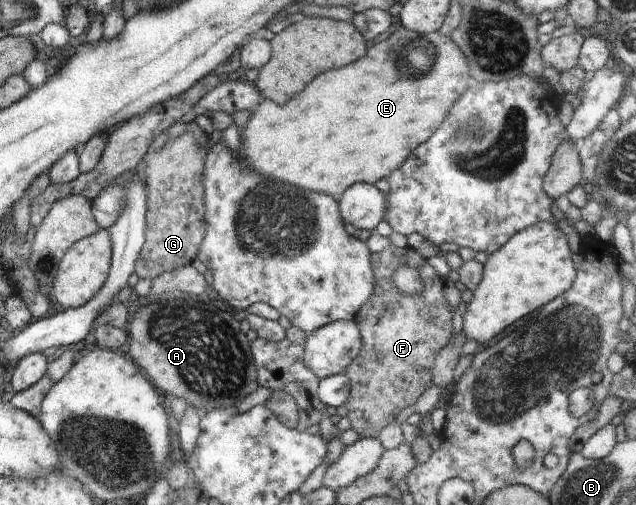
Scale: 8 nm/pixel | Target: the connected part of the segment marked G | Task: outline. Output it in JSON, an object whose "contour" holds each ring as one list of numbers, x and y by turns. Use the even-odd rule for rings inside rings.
{"contour":[[178,121,154,138,144,162,147,215,144,248,136,261,138,278,155,279,173,268,192,265,206,236,204,220,204,162,212,140,195,121]]}

